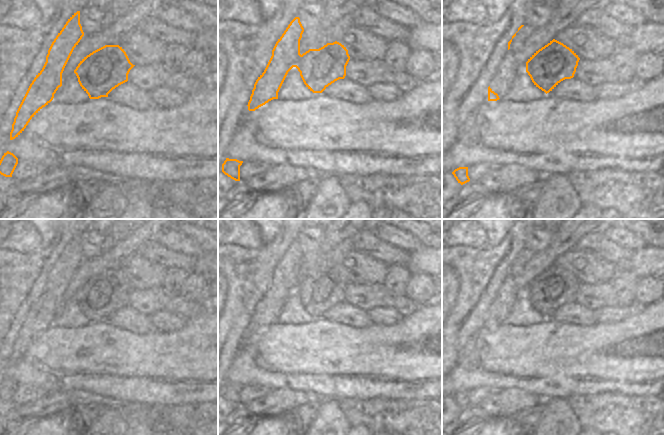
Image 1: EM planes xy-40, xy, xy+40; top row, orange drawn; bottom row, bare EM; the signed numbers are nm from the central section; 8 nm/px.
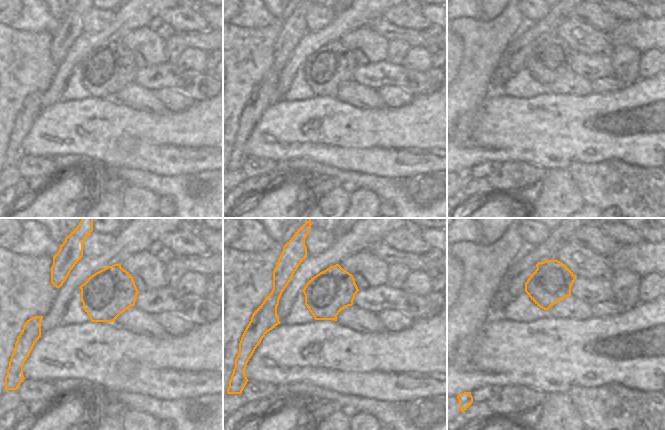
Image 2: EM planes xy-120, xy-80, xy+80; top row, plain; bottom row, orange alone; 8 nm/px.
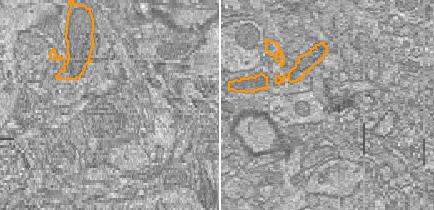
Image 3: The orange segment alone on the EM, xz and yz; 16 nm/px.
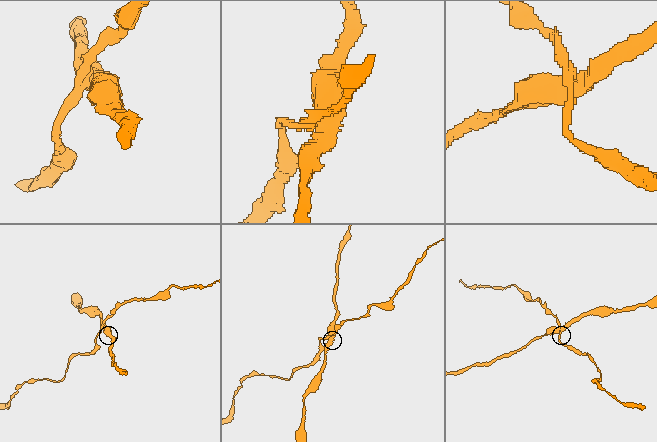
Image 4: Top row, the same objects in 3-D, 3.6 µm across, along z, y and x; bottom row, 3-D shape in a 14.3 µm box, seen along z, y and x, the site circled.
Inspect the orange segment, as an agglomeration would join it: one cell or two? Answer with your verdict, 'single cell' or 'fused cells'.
fused cells

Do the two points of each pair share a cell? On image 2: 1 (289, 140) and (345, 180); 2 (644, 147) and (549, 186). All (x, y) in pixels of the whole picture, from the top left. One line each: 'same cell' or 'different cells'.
1: different cells
2: different cells

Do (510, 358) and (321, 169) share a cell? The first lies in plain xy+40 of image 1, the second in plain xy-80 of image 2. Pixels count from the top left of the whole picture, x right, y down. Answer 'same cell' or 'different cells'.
different cells

